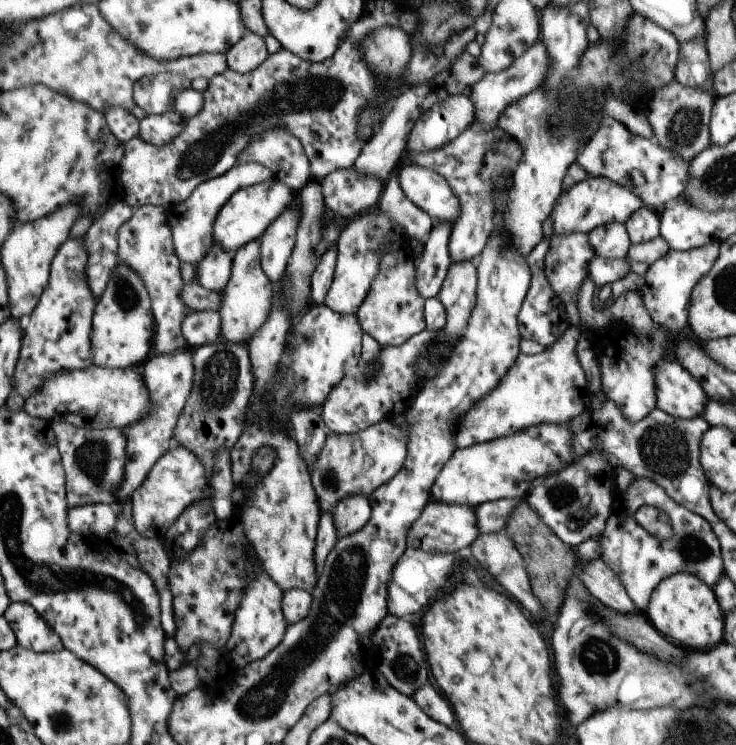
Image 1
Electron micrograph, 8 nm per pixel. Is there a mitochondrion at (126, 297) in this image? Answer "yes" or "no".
yes

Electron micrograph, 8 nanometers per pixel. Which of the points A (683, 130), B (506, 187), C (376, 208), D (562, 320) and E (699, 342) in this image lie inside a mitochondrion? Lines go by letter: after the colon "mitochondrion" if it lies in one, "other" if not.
A: mitochondrion
B: other
C: other
D: other
E: other

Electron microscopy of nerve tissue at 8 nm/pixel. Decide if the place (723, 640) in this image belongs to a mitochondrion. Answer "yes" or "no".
no

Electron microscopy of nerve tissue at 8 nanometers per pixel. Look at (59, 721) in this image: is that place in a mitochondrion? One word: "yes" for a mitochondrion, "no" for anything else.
yes

